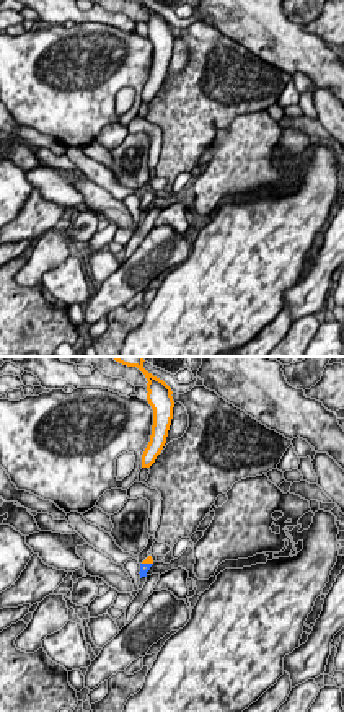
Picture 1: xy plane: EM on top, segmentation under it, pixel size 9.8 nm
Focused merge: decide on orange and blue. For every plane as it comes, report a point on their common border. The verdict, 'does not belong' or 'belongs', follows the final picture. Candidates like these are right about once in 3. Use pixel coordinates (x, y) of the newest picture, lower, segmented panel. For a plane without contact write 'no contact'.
(147, 562)

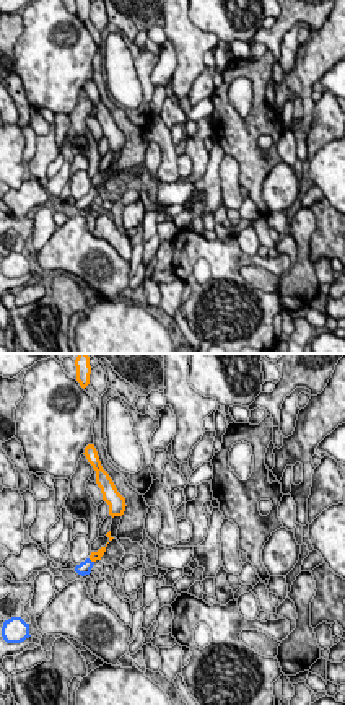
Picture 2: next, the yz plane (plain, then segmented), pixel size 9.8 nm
(91, 560)

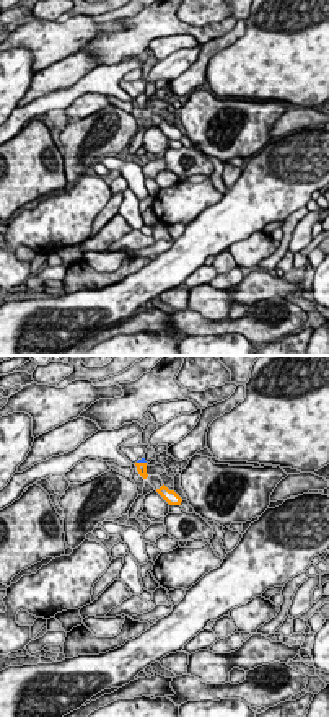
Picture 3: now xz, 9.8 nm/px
(142, 463)

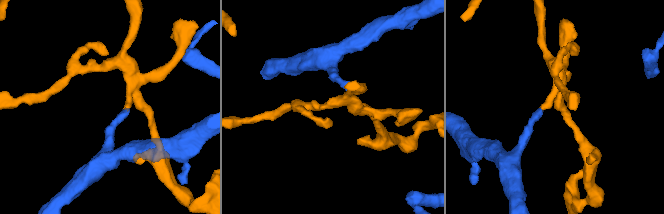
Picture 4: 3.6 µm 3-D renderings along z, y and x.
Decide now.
belongs

